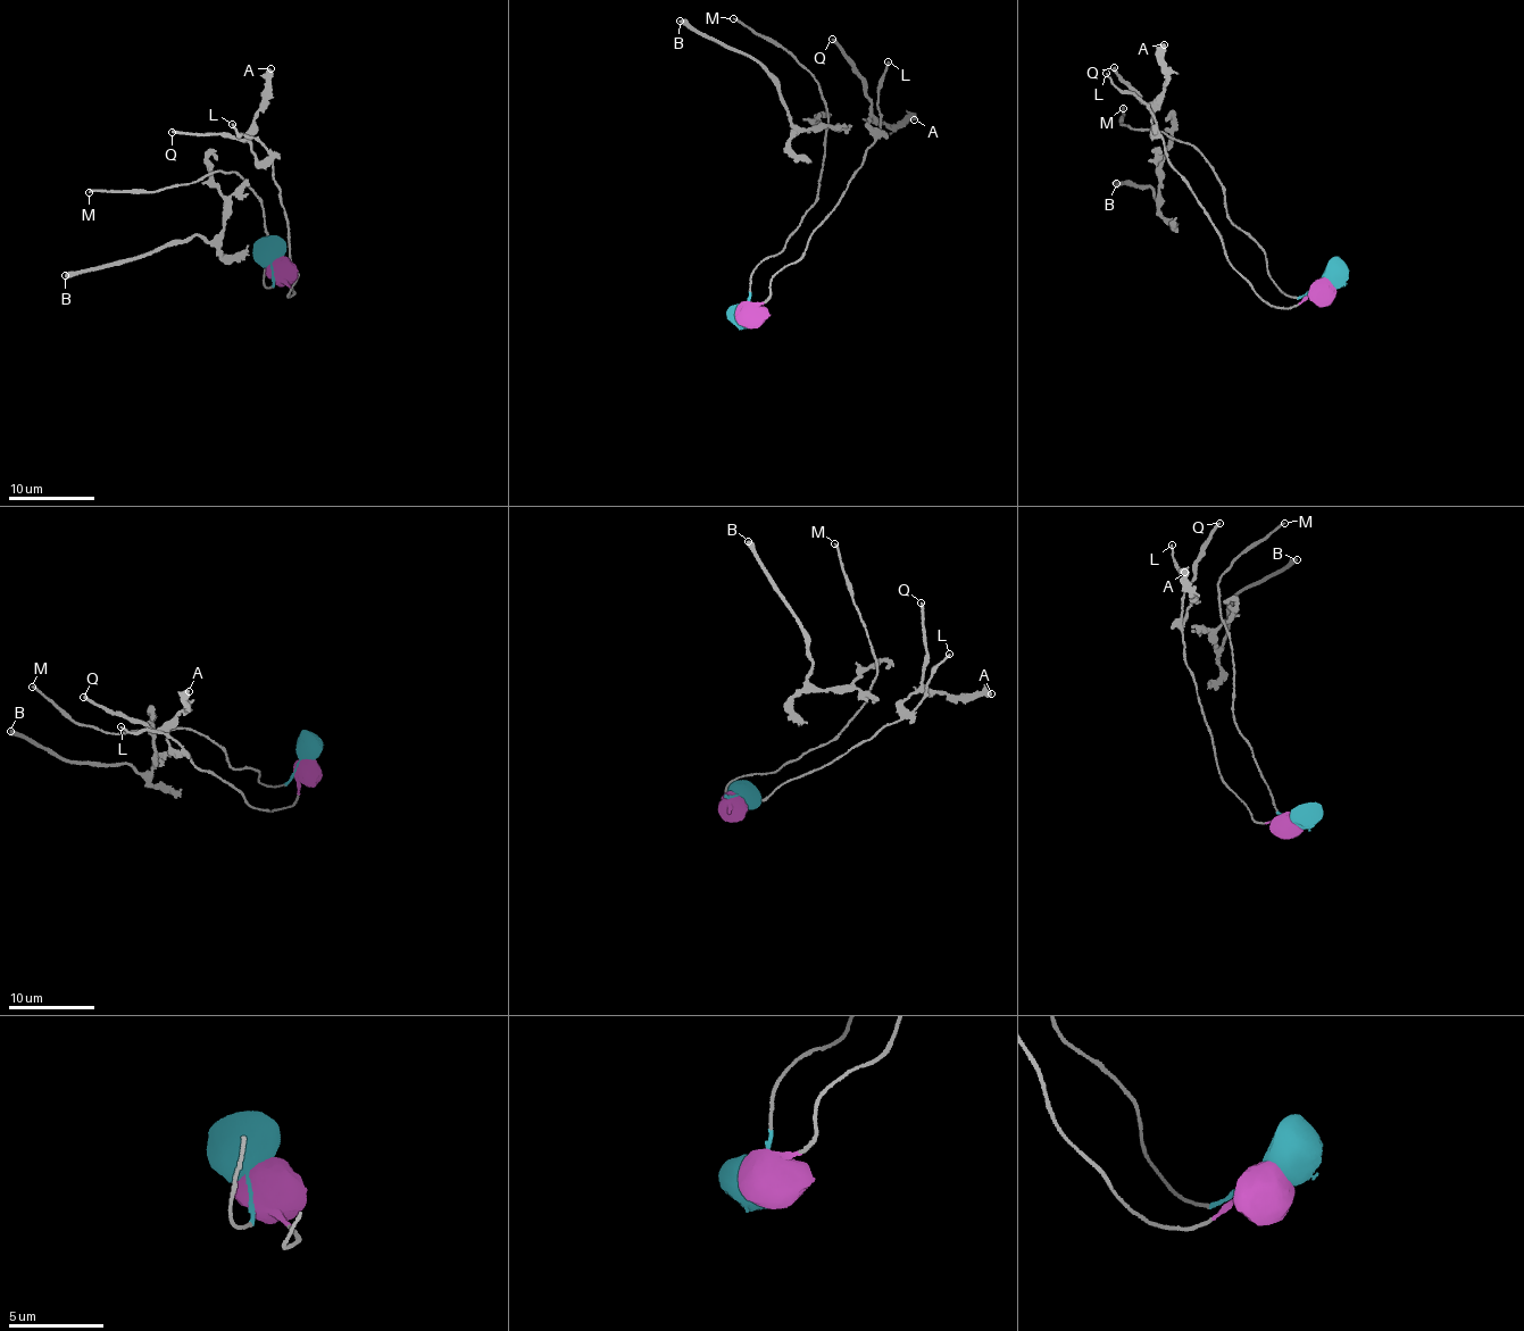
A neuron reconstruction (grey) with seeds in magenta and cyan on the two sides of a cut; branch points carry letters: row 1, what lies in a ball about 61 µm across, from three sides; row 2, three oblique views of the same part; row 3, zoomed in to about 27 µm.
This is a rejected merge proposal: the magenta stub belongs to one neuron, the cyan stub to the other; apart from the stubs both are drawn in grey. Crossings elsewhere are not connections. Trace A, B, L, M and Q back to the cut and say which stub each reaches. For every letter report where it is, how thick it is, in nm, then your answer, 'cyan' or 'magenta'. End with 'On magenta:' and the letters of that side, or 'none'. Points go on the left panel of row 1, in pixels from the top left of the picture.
A: (271, 68) | 550 nm | magenta
B: (65, 275) | 440 nm | cyan
L: (232, 124) | 160 nm | magenta
M: (89, 192) | 200 nm | cyan
Q: (172, 132) | 280 nm | magenta
On magenta: A, L, Q

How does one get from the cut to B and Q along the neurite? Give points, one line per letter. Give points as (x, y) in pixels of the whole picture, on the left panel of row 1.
B: (275, 264), (267, 289), (261, 199), (238, 174), (217, 171), (224, 224), (211, 241), (166, 242), (66, 276)
Q: (275, 264), (293, 293), (288, 297), (297, 275), (272, 163), (255, 157), (247, 139), (172, 132)

